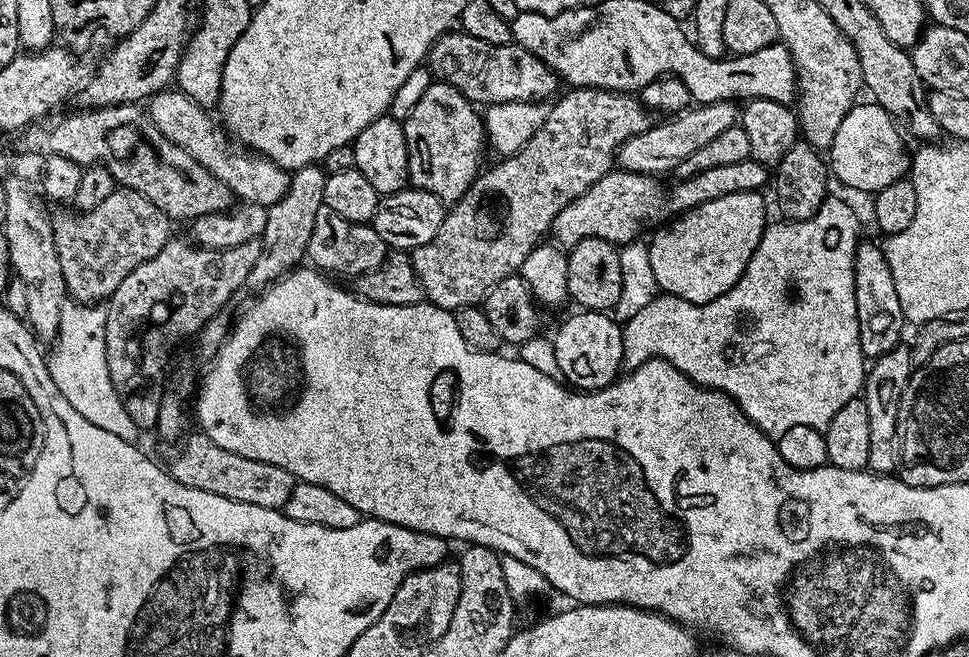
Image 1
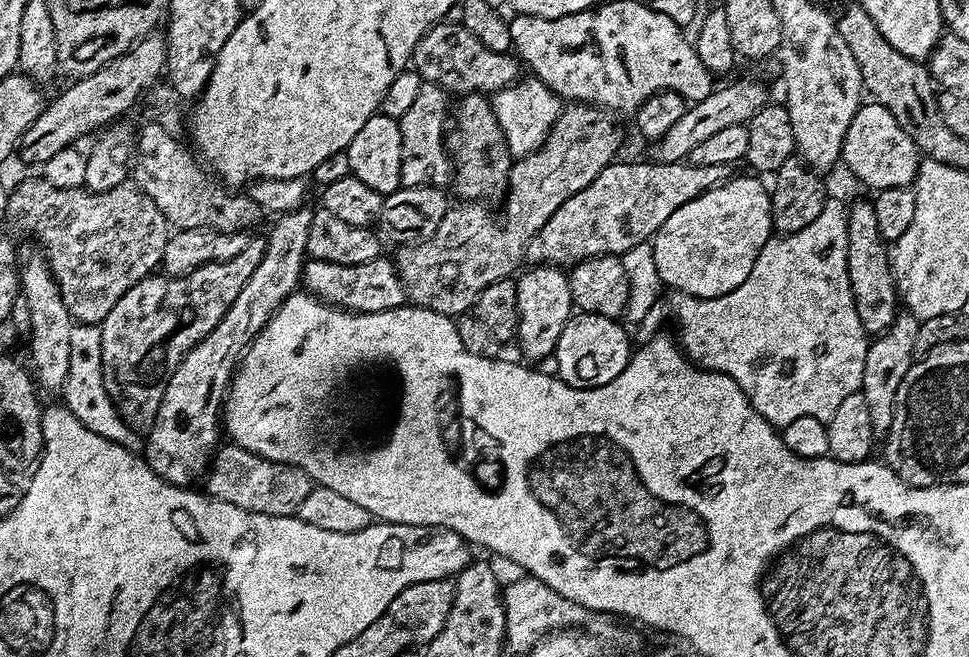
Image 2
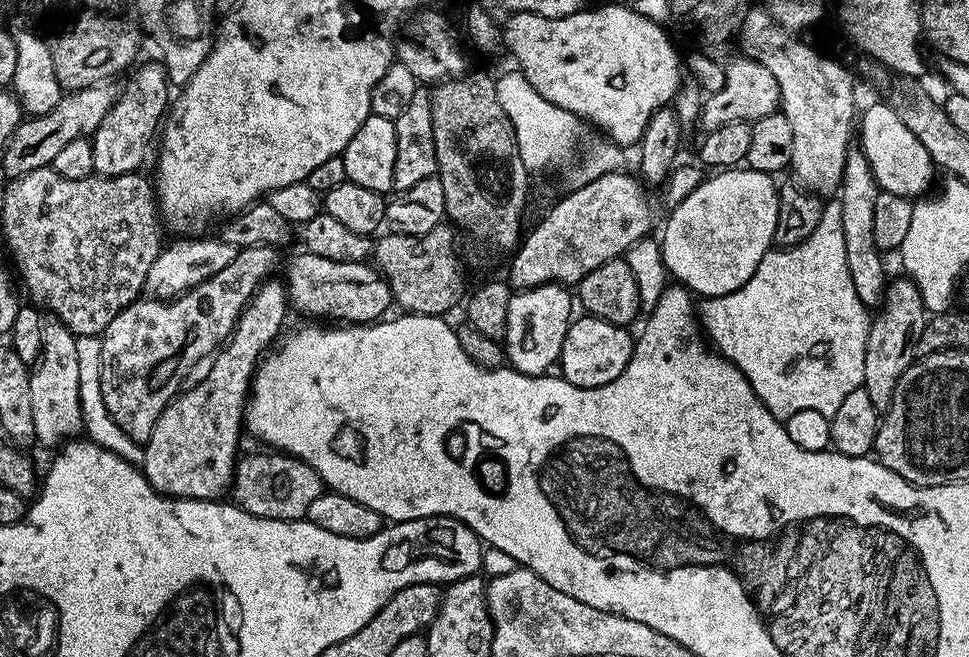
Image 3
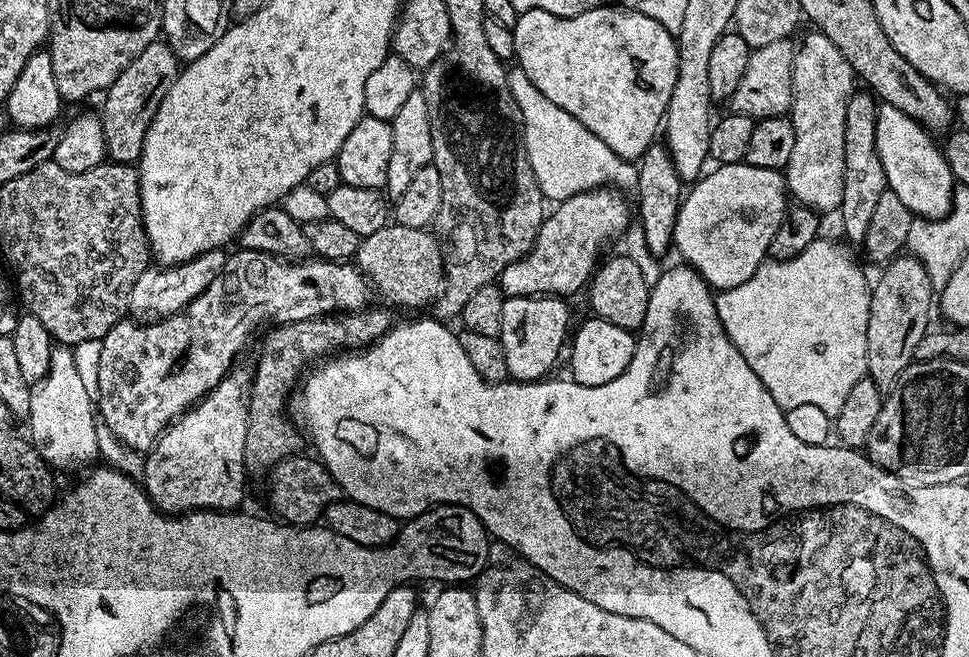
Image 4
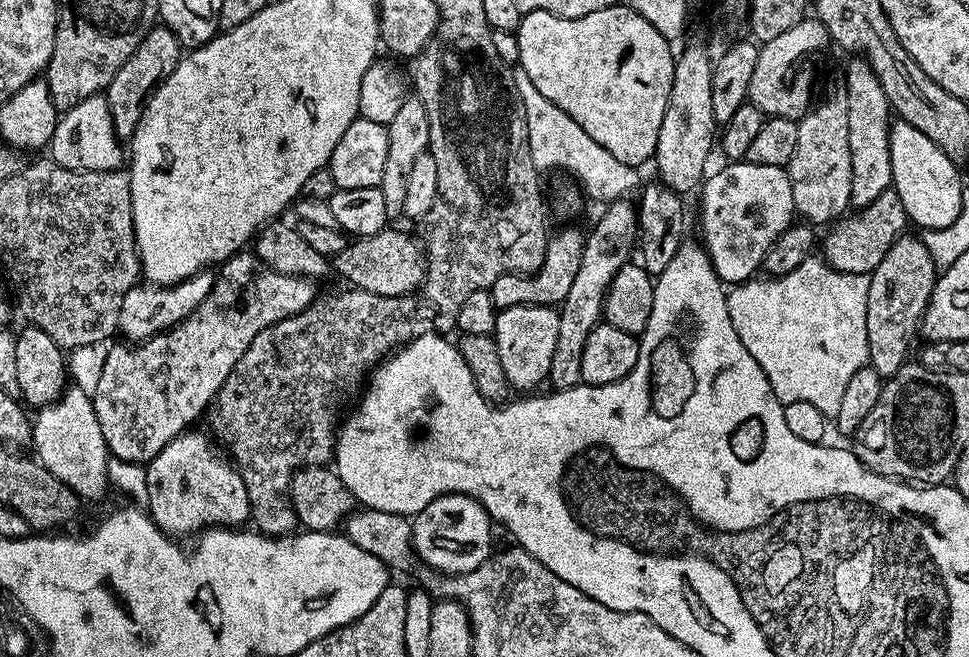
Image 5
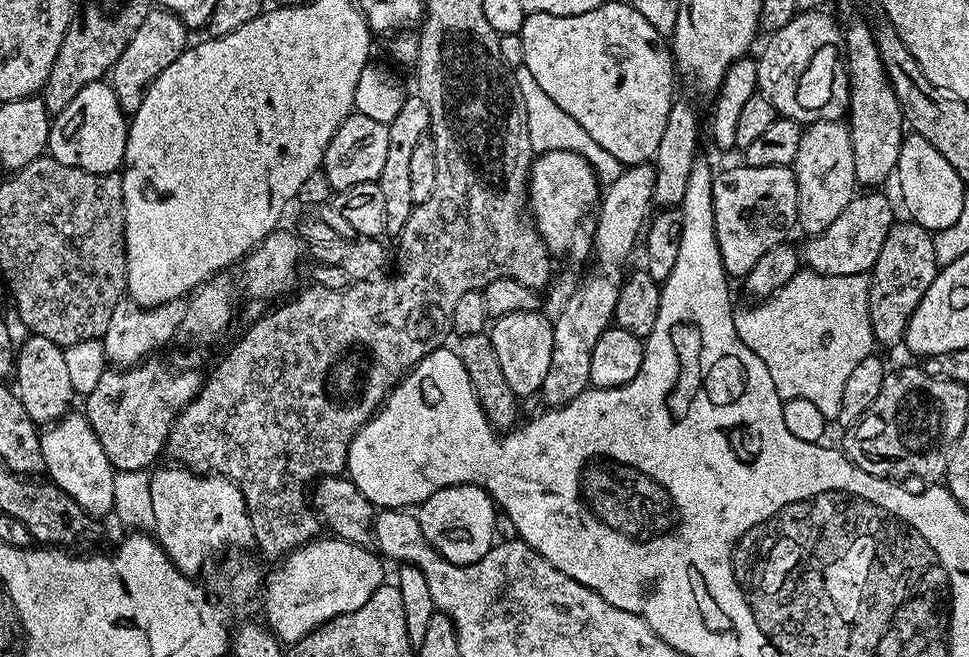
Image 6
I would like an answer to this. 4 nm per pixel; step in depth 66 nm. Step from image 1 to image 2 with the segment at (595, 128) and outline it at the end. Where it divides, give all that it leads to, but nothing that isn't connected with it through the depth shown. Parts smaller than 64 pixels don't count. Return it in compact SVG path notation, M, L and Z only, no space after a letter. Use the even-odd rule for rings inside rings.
M572 102L561 107L560 117L548 131L542 146L513 163L500 216L492 216L488 209L491 207L484 202L456 202L449 207L442 222L438 222L438 230L434 230L428 240L395 249L394 263L402 278L405 297L417 308L429 308L443 316L455 318L475 309L478 294L482 294L490 282L515 277L521 271L520 263L525 263L534 234L538 234L546 222L550 222L550 214L554 214L554 210L558 210L566 198L578 194L578 190L586 190L586 186L590 186L590 182L602 174L607 164L619 157L616 155L624 144L624 132L616 120L619 119L613 113L594 104Z

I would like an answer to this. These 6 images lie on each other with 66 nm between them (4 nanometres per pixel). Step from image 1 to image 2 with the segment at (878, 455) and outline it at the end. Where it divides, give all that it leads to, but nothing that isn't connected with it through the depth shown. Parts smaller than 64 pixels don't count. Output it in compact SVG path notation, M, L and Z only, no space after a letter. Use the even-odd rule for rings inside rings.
M901 311L887 332L873 339L868 346L863 364L861 392L869 407L871 428L878 436L887 435L893 424L897 392L902 379L916 358L917 330L919 319L909 311Z

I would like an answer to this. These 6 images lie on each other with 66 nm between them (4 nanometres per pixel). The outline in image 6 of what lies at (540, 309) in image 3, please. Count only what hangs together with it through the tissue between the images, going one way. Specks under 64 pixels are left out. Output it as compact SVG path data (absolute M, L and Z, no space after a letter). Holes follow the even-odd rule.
M543 311L506 314L495 317L490 324L494 354L498 354L502 374L517 398L532 395L535 397L549 371L550 356L553 353L554 330L552 329L553 321L544 315Z

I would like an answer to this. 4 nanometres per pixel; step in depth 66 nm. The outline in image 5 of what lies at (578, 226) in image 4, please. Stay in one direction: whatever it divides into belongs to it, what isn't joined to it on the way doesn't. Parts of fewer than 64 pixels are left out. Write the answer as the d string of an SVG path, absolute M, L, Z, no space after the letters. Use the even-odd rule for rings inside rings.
M564 228L560 233L549 235L546 246L546 258L535 274L502 274L498 282L490 286L494 306L497 310L510 306L560 306L570 294L570 286L574 286L574 277L578 274L578 266L582 266L585 233L576 228Z

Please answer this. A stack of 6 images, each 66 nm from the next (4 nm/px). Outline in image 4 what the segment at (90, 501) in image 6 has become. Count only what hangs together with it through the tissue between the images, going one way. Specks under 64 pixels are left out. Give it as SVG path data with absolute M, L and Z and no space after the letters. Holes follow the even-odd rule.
M55 345L52 348L46 376L32 385L26 427L32 445L53 469L70 470L88 463L91 465L99 457L97 430L100 426L96 404L93 395L83 385L74 351L69 345Z

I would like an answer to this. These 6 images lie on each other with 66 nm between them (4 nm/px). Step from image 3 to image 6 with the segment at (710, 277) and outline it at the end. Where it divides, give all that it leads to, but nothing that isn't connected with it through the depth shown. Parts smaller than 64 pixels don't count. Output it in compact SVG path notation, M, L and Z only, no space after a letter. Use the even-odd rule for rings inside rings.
M766 166L765 168L728 168L725 172L717 171L712 177L712 201L714 202L714 230L716 231L716 241L718 250L722 254L724 271L732 278L743 278L770 250L770 246L778 246L789 239L788 231L796 224L796 195L798 186L796 176L792 173L791 167L775 168Z

